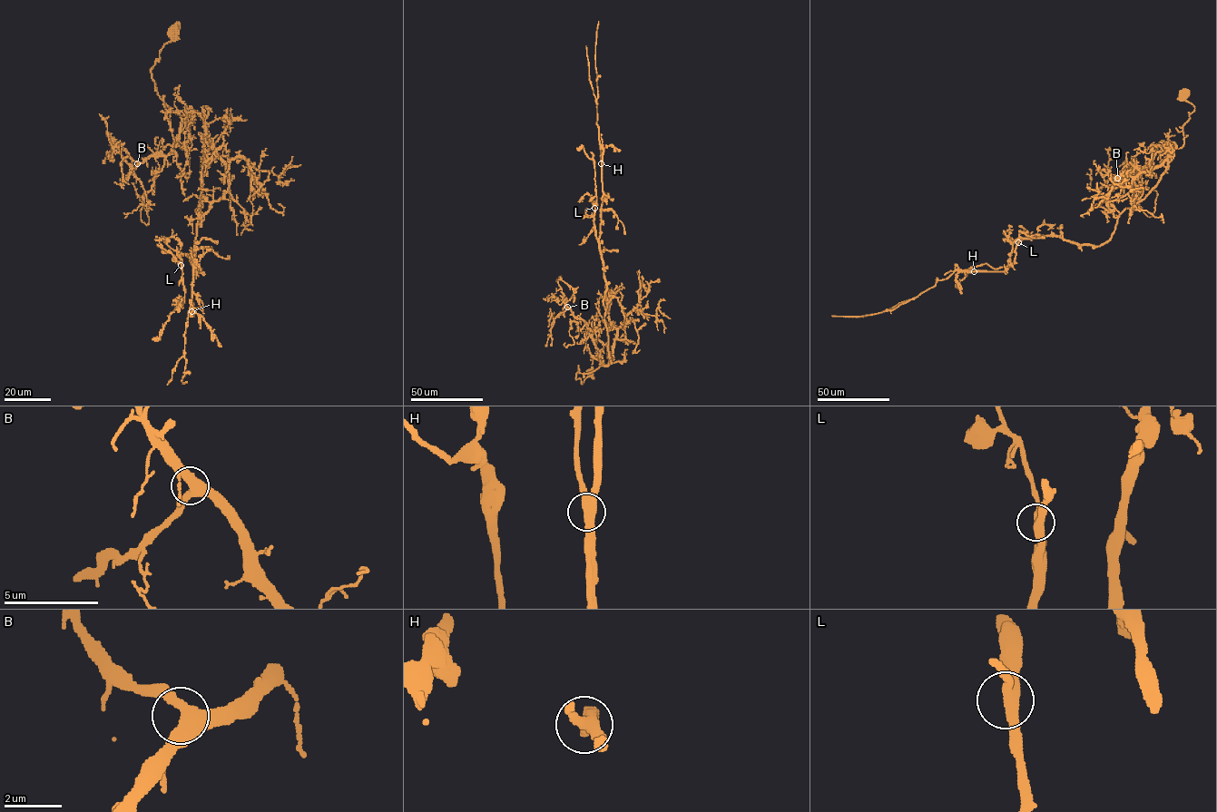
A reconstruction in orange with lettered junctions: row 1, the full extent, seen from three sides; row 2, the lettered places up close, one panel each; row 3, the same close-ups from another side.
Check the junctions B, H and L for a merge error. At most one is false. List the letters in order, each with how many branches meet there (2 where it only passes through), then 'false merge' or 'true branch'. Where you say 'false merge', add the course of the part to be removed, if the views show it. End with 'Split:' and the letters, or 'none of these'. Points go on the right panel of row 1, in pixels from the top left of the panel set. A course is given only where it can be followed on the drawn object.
B: 3 branches meet; true branch
H: 3 branches meet; false merge; foreign part runs (974, 271), (957, 269), (891, 310), (858, 317), (831, 316)
L: 3 branches meet; true branch
Split: H

